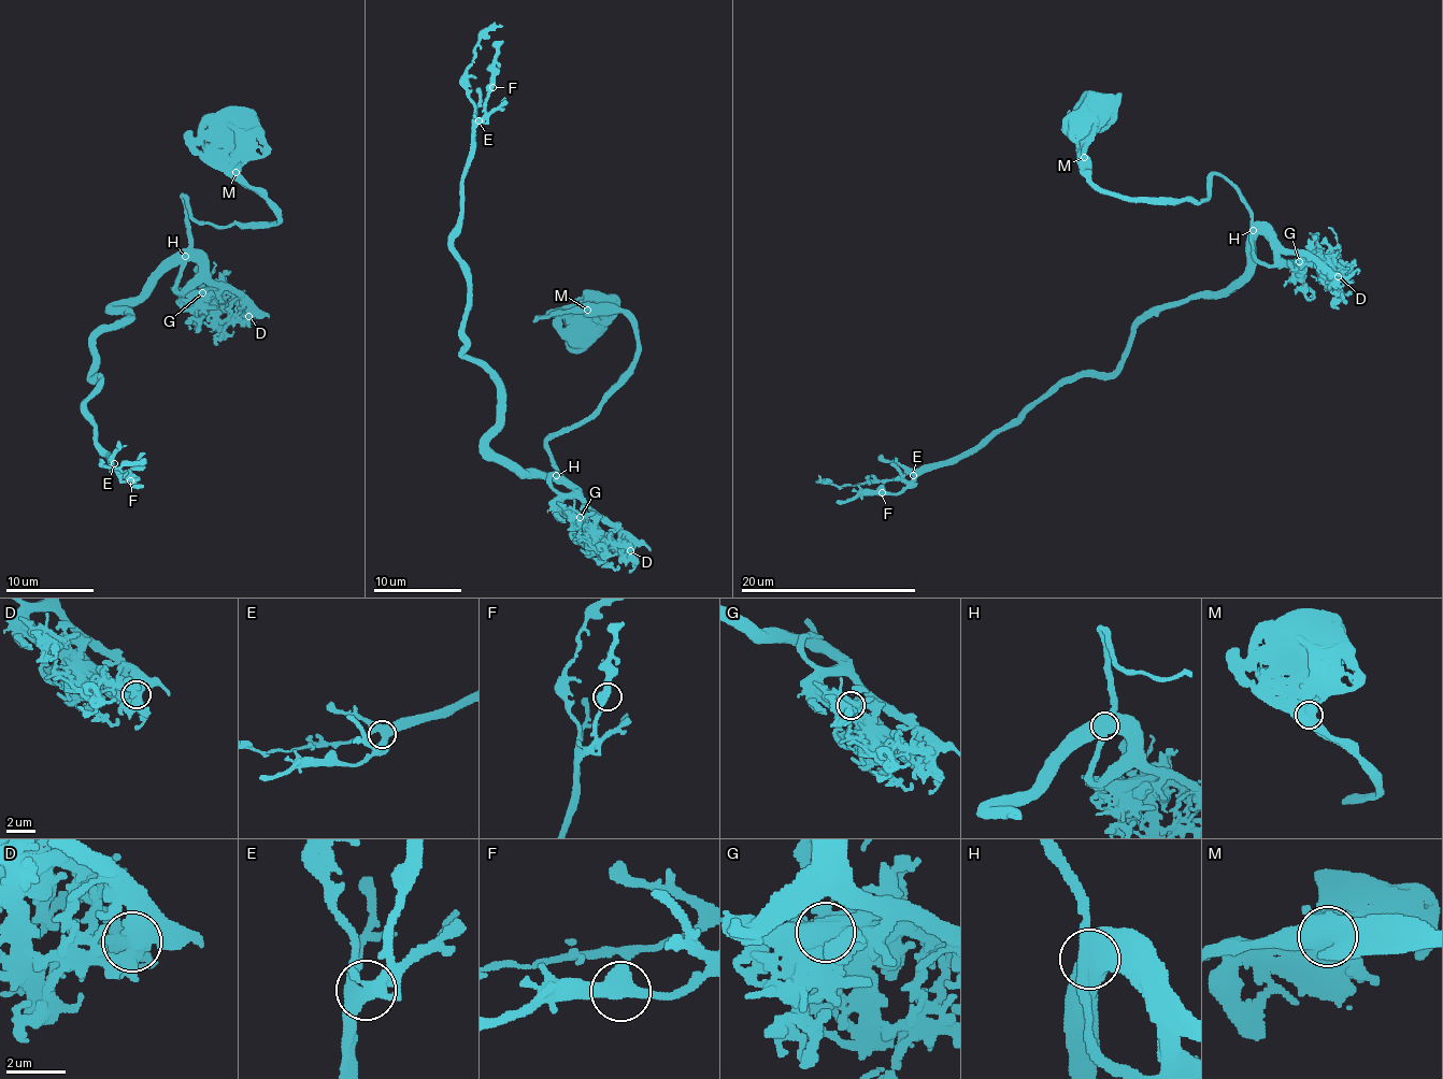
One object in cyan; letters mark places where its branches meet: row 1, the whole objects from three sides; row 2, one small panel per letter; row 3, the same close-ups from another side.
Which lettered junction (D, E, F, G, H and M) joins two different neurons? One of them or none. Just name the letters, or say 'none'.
none

